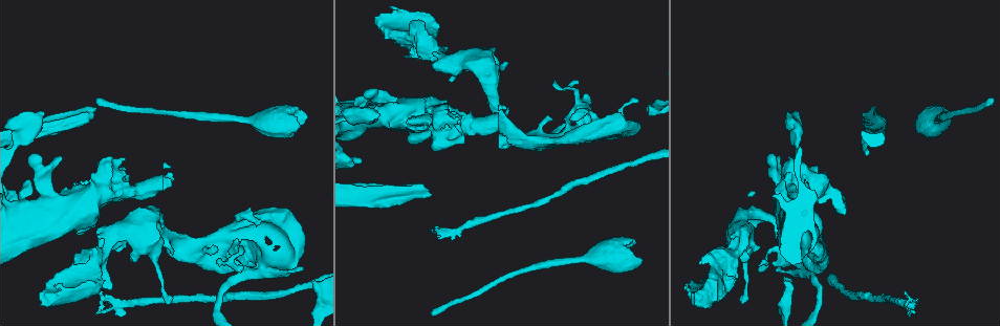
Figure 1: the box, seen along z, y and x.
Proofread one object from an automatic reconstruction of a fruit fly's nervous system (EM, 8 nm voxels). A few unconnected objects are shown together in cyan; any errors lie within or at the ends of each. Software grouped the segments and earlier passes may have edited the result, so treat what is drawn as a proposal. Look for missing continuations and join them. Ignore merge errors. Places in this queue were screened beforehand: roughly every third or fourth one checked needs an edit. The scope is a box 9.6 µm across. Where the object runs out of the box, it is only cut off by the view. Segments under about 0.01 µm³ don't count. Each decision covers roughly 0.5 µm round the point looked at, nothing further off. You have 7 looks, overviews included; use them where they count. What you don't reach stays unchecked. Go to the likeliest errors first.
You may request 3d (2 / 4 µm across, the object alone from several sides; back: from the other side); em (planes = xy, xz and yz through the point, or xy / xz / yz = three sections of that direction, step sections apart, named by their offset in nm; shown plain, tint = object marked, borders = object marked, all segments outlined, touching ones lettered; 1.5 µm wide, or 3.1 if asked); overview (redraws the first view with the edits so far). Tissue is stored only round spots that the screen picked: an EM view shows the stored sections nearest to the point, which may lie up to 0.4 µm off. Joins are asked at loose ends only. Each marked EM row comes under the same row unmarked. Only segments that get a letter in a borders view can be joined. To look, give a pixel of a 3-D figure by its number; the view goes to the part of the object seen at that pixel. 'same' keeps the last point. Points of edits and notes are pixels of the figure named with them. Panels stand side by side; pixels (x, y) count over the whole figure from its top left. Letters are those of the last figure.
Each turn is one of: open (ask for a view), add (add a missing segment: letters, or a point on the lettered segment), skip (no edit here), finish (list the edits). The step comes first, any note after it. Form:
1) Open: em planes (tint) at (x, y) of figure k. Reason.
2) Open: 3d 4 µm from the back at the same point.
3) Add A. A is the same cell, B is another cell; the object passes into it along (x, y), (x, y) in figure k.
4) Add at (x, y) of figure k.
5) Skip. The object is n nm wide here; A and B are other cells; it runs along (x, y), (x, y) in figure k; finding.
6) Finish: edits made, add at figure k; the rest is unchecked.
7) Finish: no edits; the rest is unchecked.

Open: em planes (borders) at (446, 49) of figure 1. An open end.

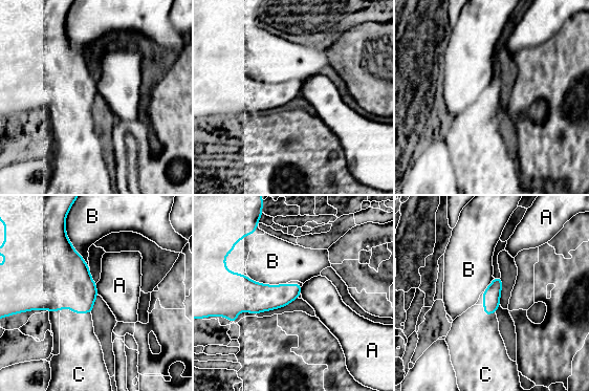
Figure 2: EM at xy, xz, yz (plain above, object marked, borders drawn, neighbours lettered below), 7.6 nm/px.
Add C. C is the same cell, A and B are other cells; the object passes into it along (64, 282), (75, 312), (79, 345) in figure 2; it goes on there.

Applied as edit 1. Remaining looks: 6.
Open: overview. Redraw.

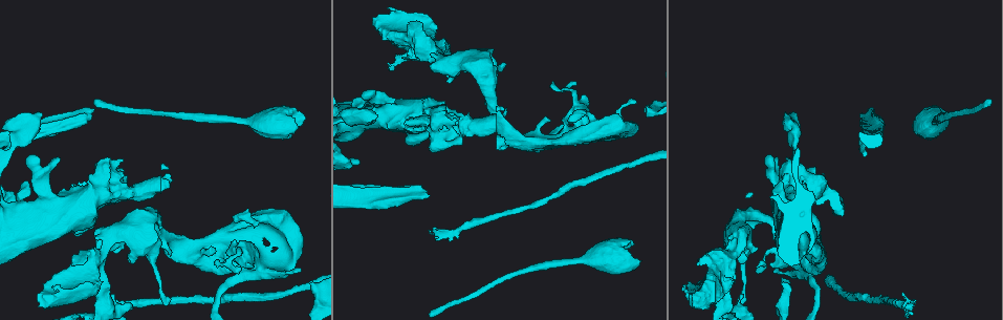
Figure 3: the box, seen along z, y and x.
Open: em planes (borders) at (364, 192) of figure 3. Branch stops here.

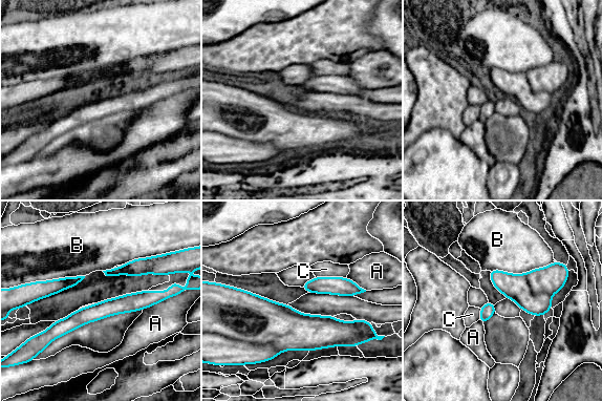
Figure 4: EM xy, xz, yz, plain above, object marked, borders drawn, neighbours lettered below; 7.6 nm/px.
Skip. The longest contact is with B, 500 nm; A, B and C are other cells; a border runs along (554, 261), (525, 273), (490, 271) in figure 4; none of them fits.

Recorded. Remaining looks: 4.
Open: em yz step 4 (borders) at (523, 135) of figure 3. An open end.

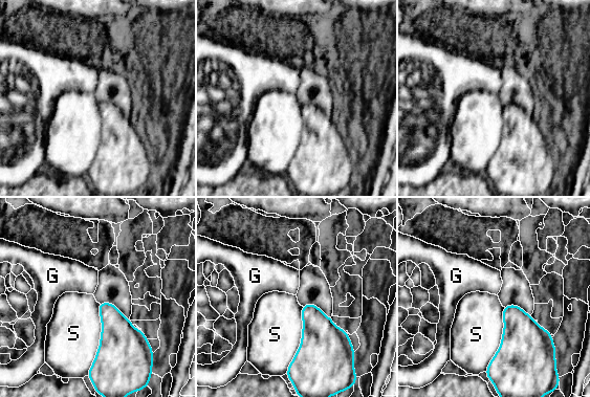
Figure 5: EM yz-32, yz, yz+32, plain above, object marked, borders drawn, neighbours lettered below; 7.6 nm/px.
Open: em planes (borders) at the same point. Cut it another way.

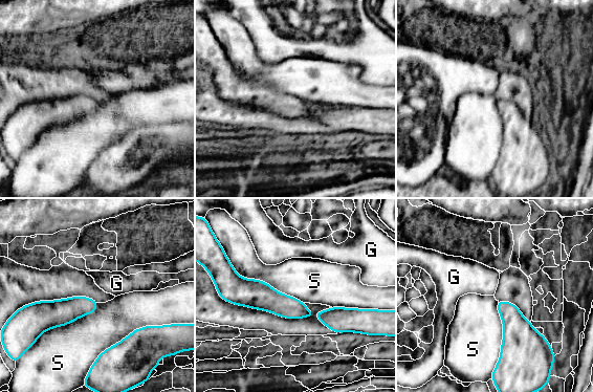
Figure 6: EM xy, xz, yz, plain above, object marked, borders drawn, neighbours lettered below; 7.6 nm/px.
Skip. The object is 150 nm wide here; G and S are other cells; a border runs along (161, 325), (135, 328), (88, 371) in figure 6; none of them fits.

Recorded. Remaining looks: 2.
Finish: edits made, add at figure 2; the rest is unchecked.

